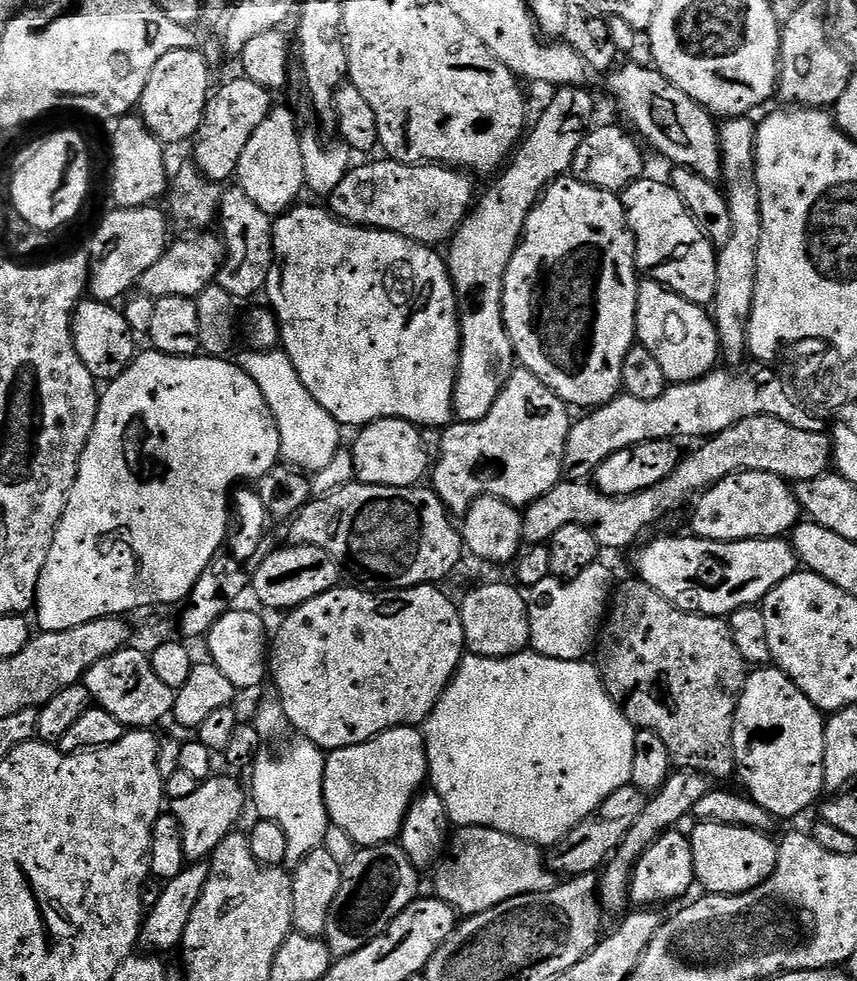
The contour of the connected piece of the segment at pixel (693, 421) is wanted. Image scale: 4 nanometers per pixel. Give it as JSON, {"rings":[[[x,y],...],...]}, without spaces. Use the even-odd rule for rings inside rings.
{"rings":[[[720,366],[694,382],[669,386],[665,392],[658,394],[658,398],[643,400],[621,394],[601,408],[585,411],[581,415],[584,417],[573,423],[568,435],[563,479],[587,481],[595,473],[596,467],[610,458],[610,454],[635,444],[645,444],[651,440],[676,442],[679,436],[685,436],[688,440],[695,436],[717,436],[722,434],[722,430],[742,422],[742,418],[782,418],[782,422],[790,422],[790,426],[798,426],[798,430],[825,431],[826,426],[820,421],[823,419],[817,413],[802,410],[802,406],[790,398],[775,368],[760,366],[755,372],[752,368],[744,367]]]}

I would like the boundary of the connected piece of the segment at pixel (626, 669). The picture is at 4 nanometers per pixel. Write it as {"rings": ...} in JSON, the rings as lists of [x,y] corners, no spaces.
{"rings":[[[639,578],[628,580],[619,588],[620,585],[611,597],[610,607],[598,637],[598,647],[594,652],[594,663],[599,671],[600,681],[604,683],[604,688],[610,694],[610,698],[620,707],[622,714],[631,722],[633,728],[650,730],[654,734],[658,734],[658,738],[662,738],[662,742],[666,742],[666,750],[670,750],[672,763],[677,769],[701,772],[702,775],[713,781],[724,782],[728,775],[736,772],[736,755],[732,749],[732,727],[736,717],[736,707],[746,679],[746,663],[742,654],[738,654],[738,646],[734,646],[734,638],[728,629],[727,619],[718,616],[701,616],[699,612],[678,610],[670,601],[662,598],[662,594],[658,594],[658,590],[654,590],[646,581]]]}

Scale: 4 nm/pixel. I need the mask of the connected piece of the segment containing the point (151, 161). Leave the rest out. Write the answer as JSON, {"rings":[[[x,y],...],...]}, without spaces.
{"rings":[[[139,115],[121,116],[115,121],[116,133],[112,136],[112,204],[117,208],[147,208],[155,205],[156,200],[165,195],[170,183],[170,168],[164,165],[165,145],[160,143]]]}

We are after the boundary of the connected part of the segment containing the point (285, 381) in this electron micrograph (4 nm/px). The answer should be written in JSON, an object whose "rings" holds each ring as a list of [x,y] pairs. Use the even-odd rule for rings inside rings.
{"rings":[[[253,351],[249,355],[242,360],[242,367],[246,374],[250,374],[250,378],[254,378],[254,382],[262,390],[262,398],[266,398],[274,414],[278,434],[282,437],[283,459],[290,462],[291,467],[307,470],[309,473],[330,467],[340,448],[341,425],[308,395],[306,386],[302,386],[298,374],[292,370],[290,358],[283,351]]]}

